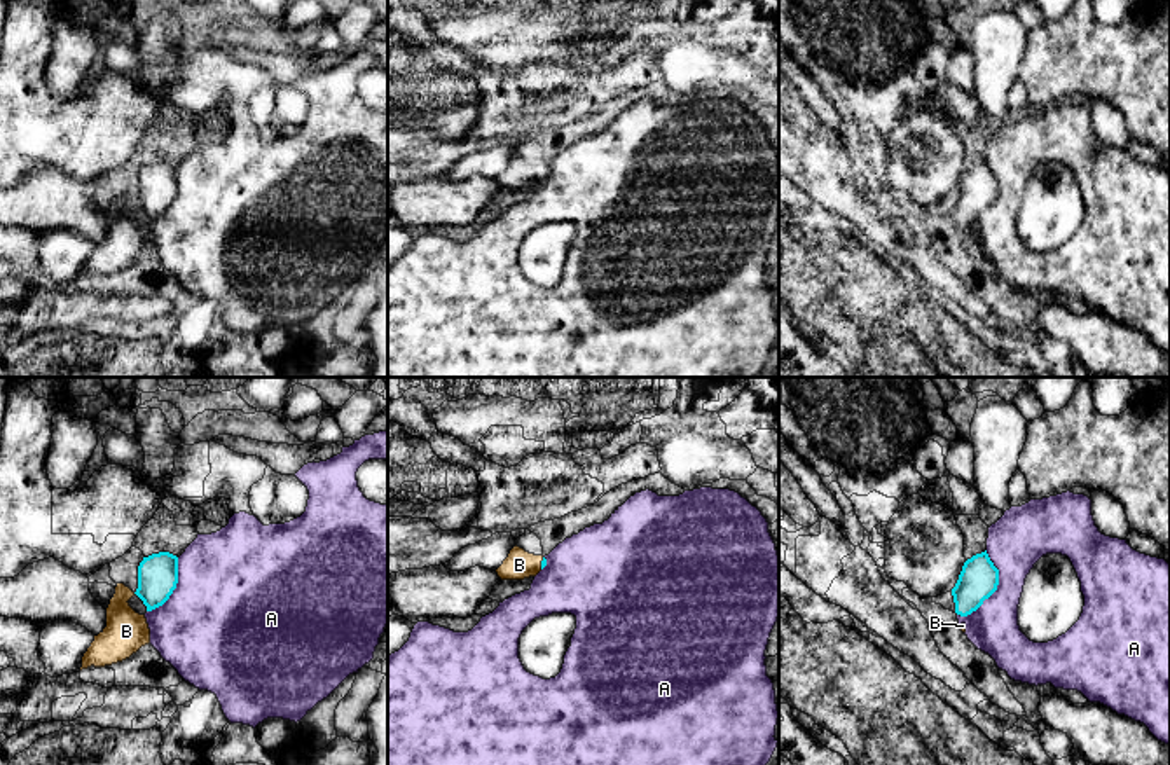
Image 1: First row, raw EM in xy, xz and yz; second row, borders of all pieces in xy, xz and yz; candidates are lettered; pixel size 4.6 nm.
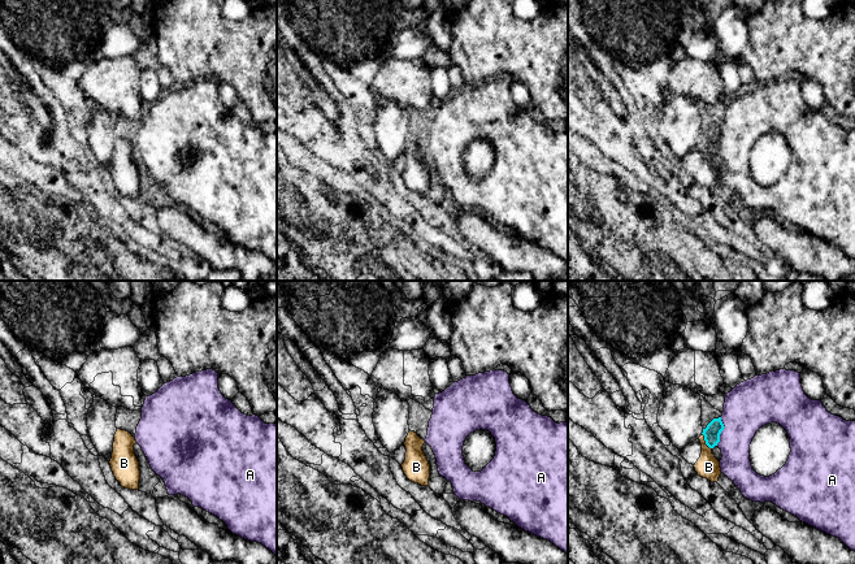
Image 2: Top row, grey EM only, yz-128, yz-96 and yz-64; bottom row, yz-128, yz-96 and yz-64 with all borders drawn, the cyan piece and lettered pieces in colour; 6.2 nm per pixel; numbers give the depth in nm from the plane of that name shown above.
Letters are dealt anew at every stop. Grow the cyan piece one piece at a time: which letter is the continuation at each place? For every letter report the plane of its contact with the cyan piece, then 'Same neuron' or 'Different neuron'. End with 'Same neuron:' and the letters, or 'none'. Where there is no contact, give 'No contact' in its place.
A: Touches cyan in yz. Different neuron
B: Touches cyan in xz. Same neuron
Same neuron: B

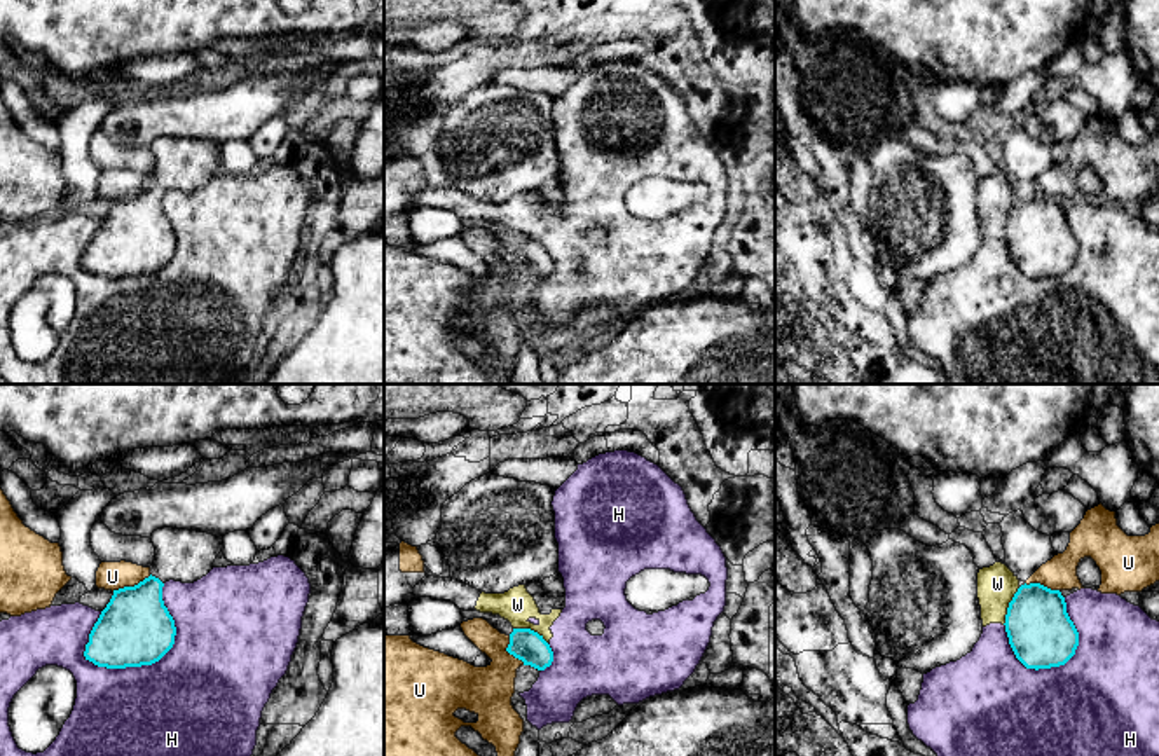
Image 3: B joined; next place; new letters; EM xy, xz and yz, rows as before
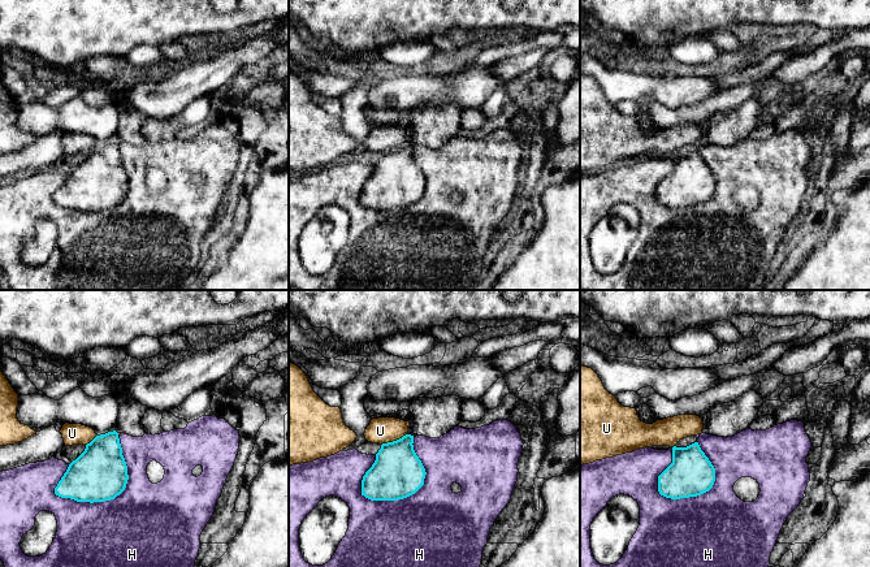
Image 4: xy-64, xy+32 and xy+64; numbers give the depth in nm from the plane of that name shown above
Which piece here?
H: Touches cyan in xy. Different neuron
U: Touches cyan in xy. Different neuron
W: Touches cyan in yz. Different neuron
Same neuron: none

